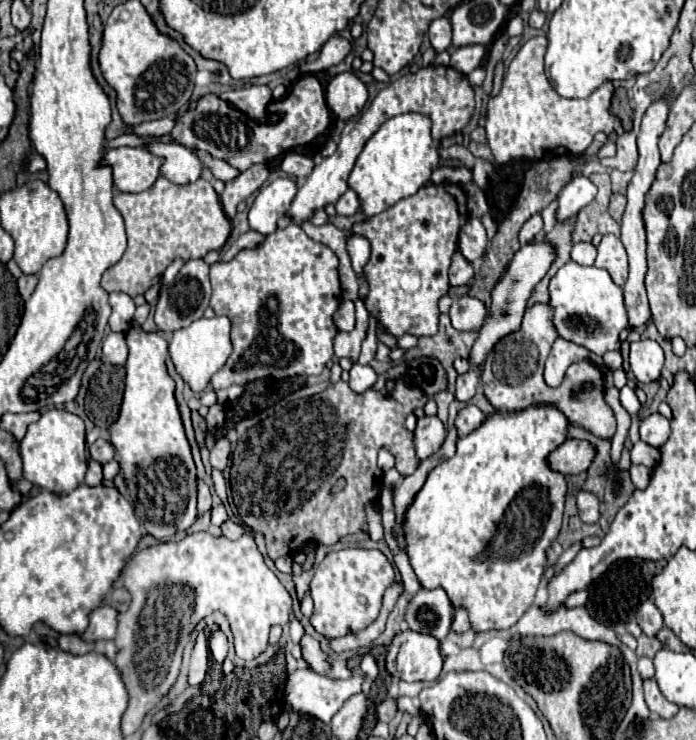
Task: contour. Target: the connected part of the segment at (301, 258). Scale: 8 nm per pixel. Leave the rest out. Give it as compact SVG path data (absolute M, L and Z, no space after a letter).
M288 224L284 230L276 230L274 234L268 234L266 240L262 244L258 244L256 248L250 248L250 250L242 250L238 252L232 260L228 262L214 262L210 266L210 282L212 282L212 298L210 298L210 308L214 310L216 316L228 316L230 322L232 322L232 344L234 344L234 350L228 358L228 362L212 376L210 384L214 390L220 390L220 388L228 388L232 384L246 384L246 382L252 382L256 378L266 378L266 376L272 376L272 378L290 378L290 376L310 376L310 374L320 374L326 364L334 358L334 336L338 334L338 328L334 326L334 312L338 308L338 304L342 302L342 288L340 288L340 278L338 278L338 258L336 254L324 246L324 244L318 244L314 242L312 238L308 238L304 234L304 230L296 224Z

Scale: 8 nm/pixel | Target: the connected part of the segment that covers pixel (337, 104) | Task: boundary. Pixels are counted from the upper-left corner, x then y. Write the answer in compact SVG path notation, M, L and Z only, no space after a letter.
M352 72L338 74L328 84L326 102L340 120L350 120L358 116L366 100L368 100L366 84L360 78L356 78Z

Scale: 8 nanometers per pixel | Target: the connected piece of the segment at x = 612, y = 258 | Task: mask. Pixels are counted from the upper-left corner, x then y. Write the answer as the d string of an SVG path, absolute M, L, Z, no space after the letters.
M604 234L602 242L598 244L598 258L594 262L598 268L606 268L612 280L622 286L628 278L628 256L626 248L618 236Z

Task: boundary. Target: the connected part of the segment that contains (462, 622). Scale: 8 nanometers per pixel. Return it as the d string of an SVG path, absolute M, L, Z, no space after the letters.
M458 610L456 612L456 622L452 622L452 630L454 632L466 632L470 628L470 622L468 622L468 614L466 614L466 610Z

